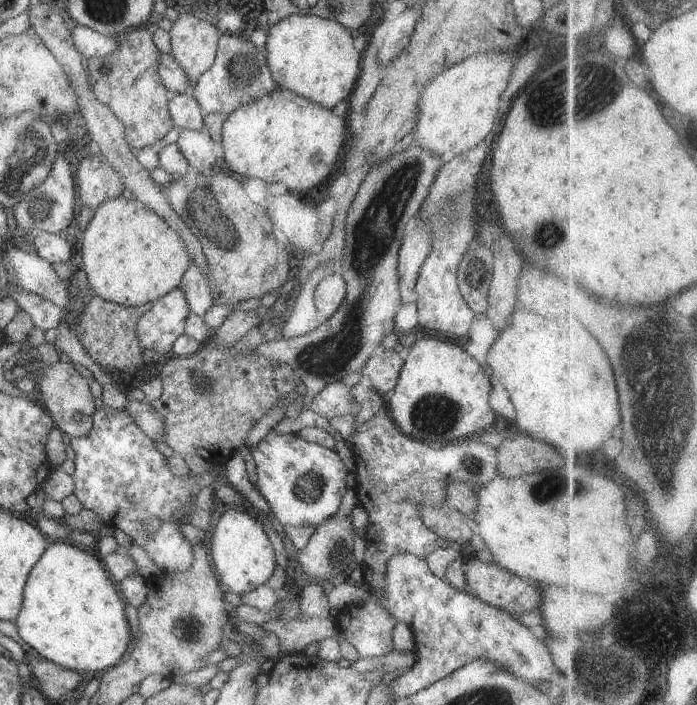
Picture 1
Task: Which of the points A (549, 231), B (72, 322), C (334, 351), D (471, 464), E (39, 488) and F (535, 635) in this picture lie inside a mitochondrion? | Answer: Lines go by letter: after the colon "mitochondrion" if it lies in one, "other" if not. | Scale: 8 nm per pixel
A: mitochondrion
B: other
C: mitochondrion
D: mitochondrion
E: other
F: other

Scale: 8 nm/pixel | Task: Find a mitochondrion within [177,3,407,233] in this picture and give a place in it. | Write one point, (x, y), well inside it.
(244, 70)

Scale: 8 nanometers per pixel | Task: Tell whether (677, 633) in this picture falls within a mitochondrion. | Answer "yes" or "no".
no

